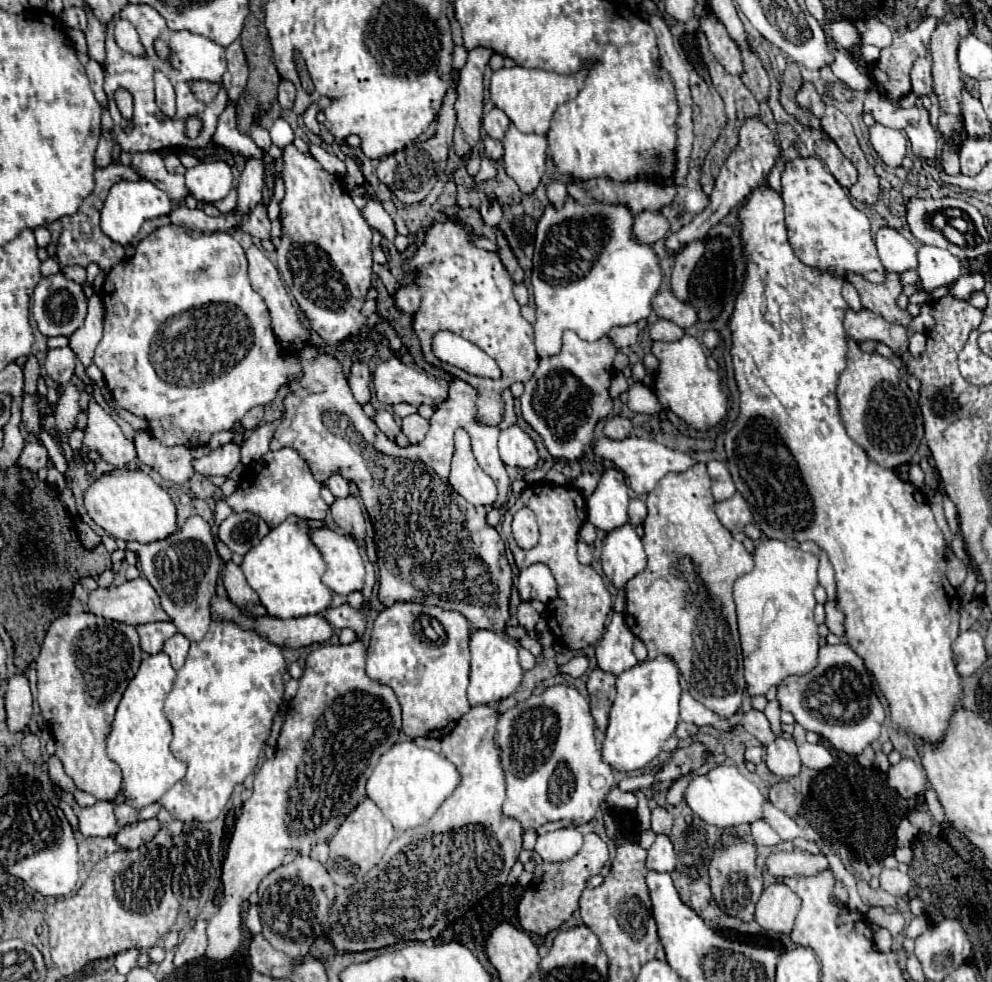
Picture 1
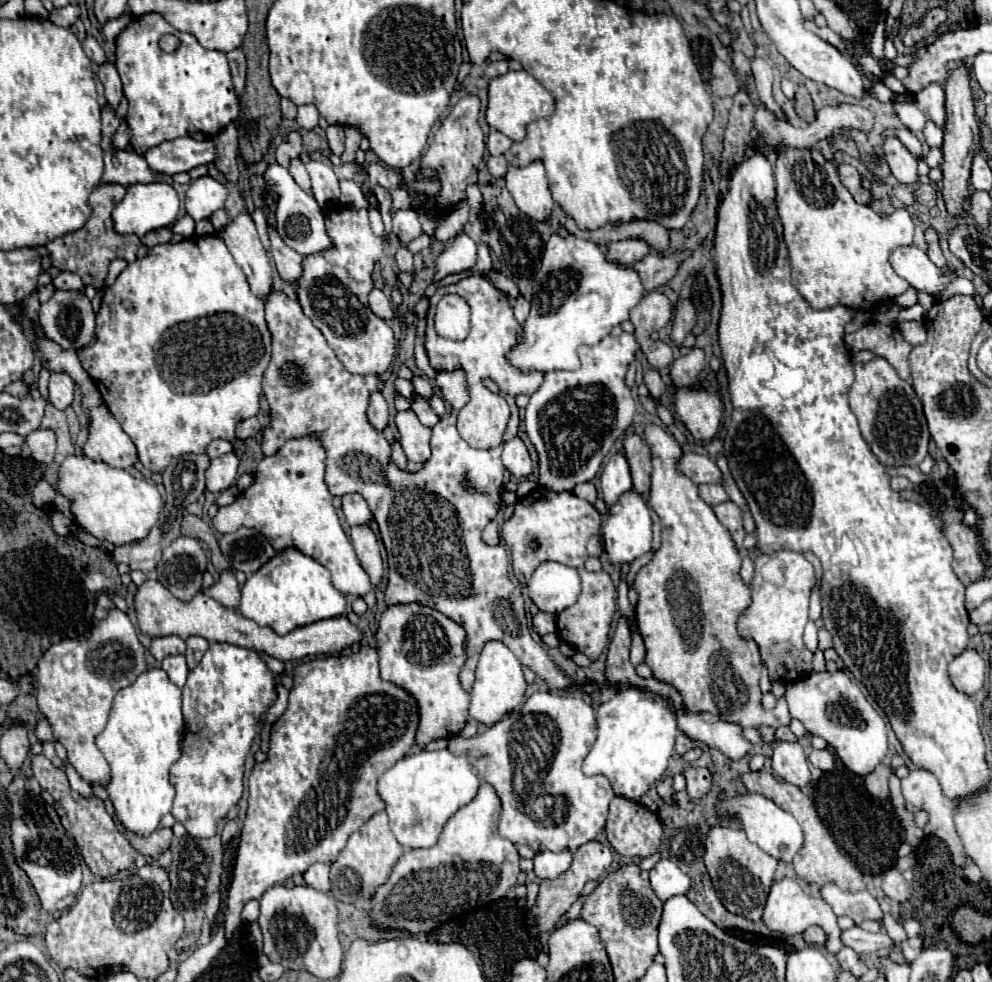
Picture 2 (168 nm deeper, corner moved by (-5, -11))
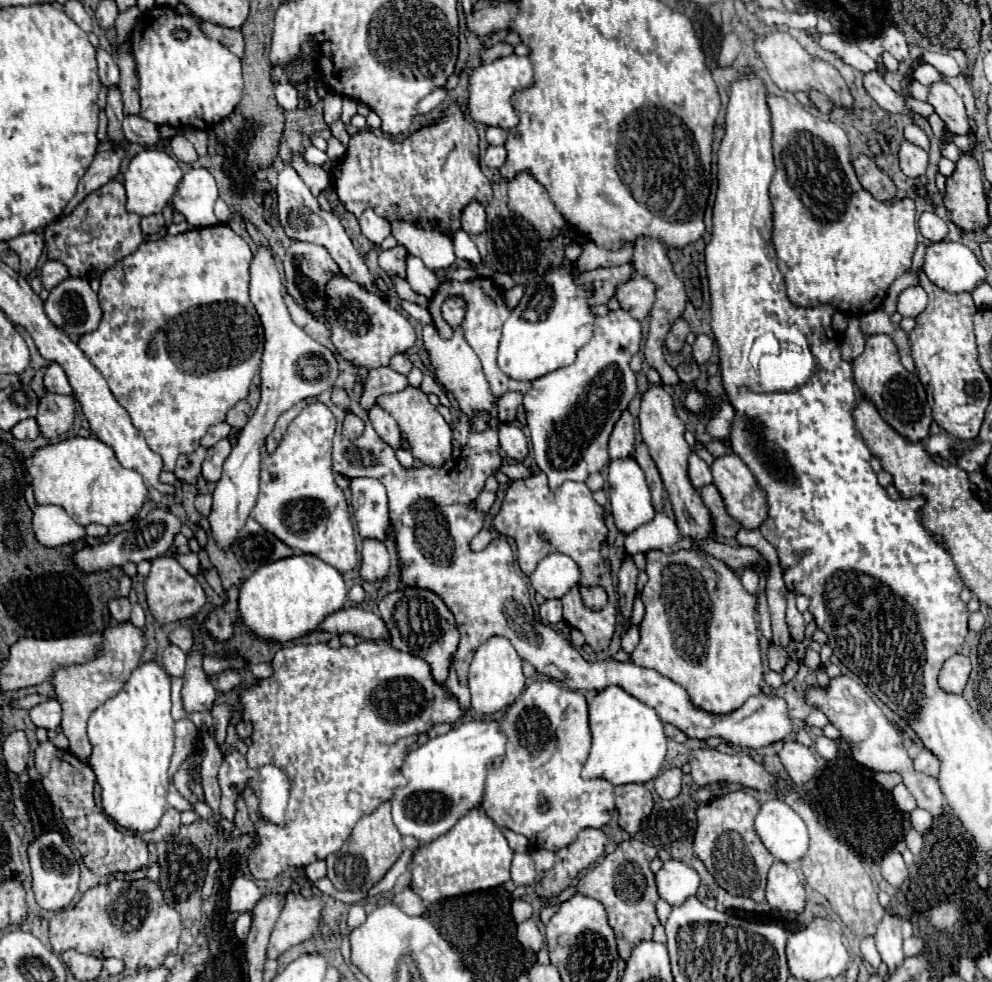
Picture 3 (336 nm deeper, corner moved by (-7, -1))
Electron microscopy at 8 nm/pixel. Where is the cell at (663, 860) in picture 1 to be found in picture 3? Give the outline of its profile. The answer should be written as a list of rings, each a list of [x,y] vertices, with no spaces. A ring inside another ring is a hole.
[[[666,860],[656,872],[656,886],[660,898],[670,906],[680,906],[688,896],[694,896],[700,884],[700,876],[694,868],[680,860]]]

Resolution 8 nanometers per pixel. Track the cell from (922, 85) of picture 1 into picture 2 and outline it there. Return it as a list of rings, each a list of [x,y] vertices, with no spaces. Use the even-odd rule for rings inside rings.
[[[930,84],[918,94],[914,94],[914,104],[932,120],[936,126],[944,128],[946,110],[944,110],[944,88],[940,84]]]

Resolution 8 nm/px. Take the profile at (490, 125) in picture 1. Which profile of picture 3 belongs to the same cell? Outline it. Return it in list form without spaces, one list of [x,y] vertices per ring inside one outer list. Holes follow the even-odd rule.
[[[488,128],[486,130],[486,140],[492,144],[492,146],[502,146],[508,138],[508,132],[504,128]]]

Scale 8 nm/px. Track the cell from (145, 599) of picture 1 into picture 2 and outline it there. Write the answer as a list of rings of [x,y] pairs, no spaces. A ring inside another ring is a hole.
[[[154,578],[146,580],[138,588],[138,592],[134,596],[134,604],[136,604],[140,630],[148,636],[170,636],[170,634],[174,634],[174,636],[180,636],[184,640],[188,636],[202,636],[208,642],[228,642],[228,644],[236,644],[242,648],[264,650],[266,654],[270,654],[282,662],[284,660],[298,660],[304,656],[334,654],[334,652],[340,652],[342,648],[352,646],[354,642],[360,642],[364,636],[362,630],[356,624],[352,624],[346,616],[320,620],[320,622],[296,628],[286,636],[278,636],[270,628],[258,626],[256,622],[240,616],[234,608],[224,608],[220,602],[212,600],[210,596],[206,596],[202,592],[198,592],[190,602],[182,602],[182,600],[174,598],[170,594],[170,590]]]

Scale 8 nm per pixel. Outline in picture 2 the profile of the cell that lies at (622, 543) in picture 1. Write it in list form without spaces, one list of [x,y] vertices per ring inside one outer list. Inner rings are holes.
[[[628,490],[624,492],[612,506],[608,512],[608,520],[604,524],[604,550],[608,554],[608,560],[612,564],[624,564],[624,562],[634,562],[636,558],[640,558],[642,554],[646,554],[650,550],[652,544],[652,518],[650,518],[650,508],[646,504],[646,500],[634,492]]]

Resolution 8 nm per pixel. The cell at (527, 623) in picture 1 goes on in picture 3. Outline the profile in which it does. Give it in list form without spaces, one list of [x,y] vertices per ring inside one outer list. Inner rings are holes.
[[[546,600],[540,606],[540,618],[544,624],[558,624],[562,620],[562,602],[560,600]]]

